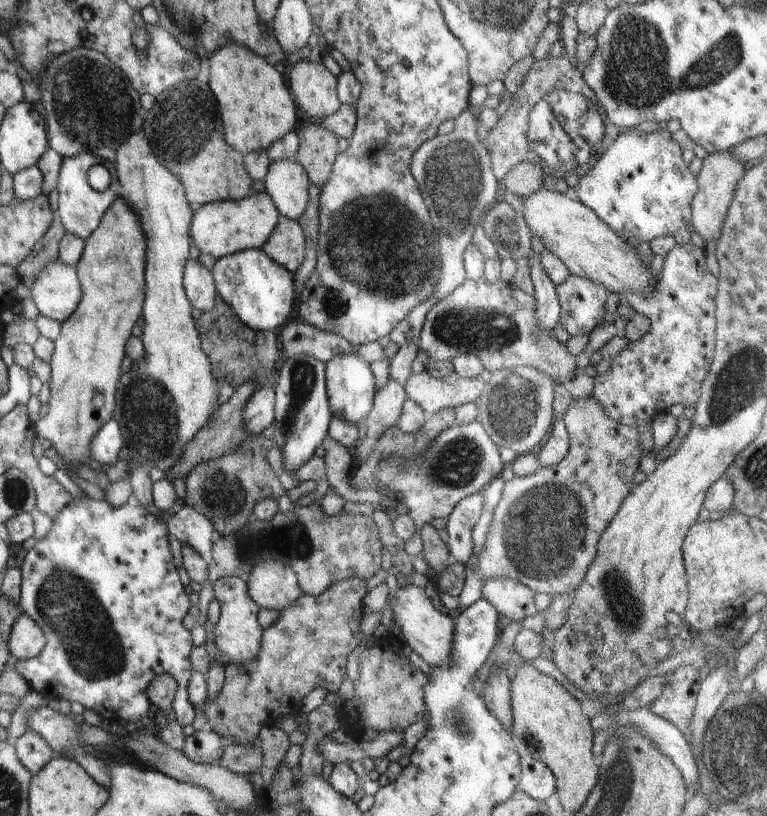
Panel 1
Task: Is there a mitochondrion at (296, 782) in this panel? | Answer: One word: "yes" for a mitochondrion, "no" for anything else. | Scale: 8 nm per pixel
no

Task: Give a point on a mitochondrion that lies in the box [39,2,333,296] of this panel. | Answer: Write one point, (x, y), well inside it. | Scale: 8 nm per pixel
(89, 100)

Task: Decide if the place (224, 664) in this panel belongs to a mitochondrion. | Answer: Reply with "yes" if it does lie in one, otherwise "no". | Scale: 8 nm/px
no

